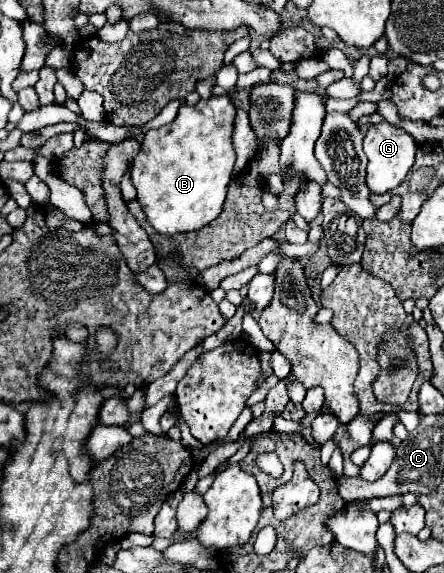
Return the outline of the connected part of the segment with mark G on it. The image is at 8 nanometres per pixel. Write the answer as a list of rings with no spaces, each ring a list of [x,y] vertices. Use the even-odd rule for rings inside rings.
[[[390,122],[372,124],[364,136],[364,152],[368,156],[368,188],[376,194],[384,194],[392,188],[396,188],[414,166],[414,154],[416,154],[416,140],[402,128],[392,126]]]

